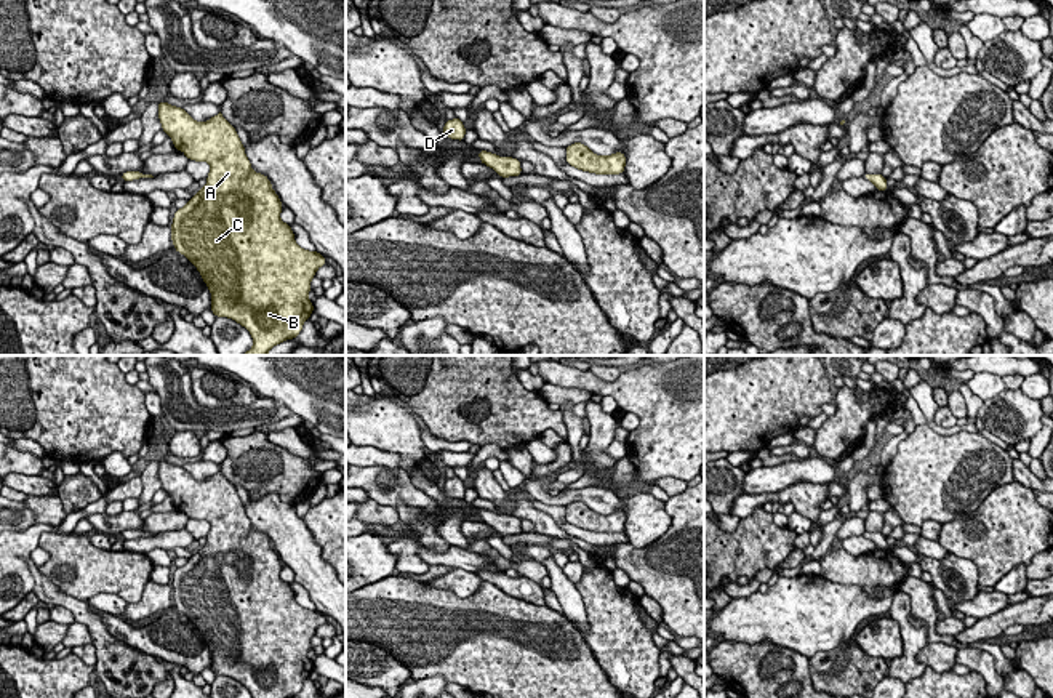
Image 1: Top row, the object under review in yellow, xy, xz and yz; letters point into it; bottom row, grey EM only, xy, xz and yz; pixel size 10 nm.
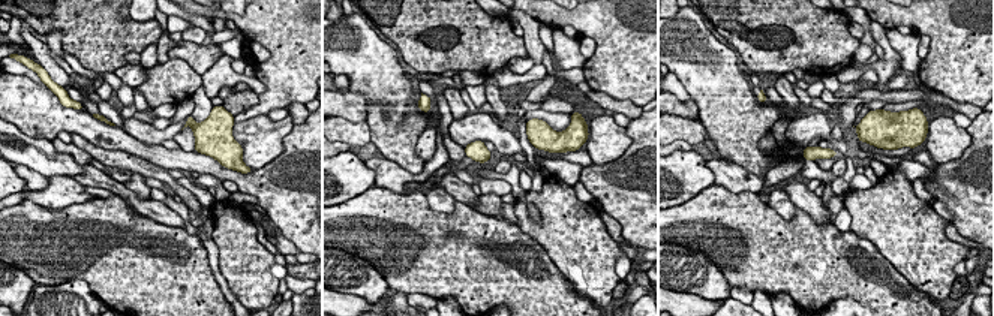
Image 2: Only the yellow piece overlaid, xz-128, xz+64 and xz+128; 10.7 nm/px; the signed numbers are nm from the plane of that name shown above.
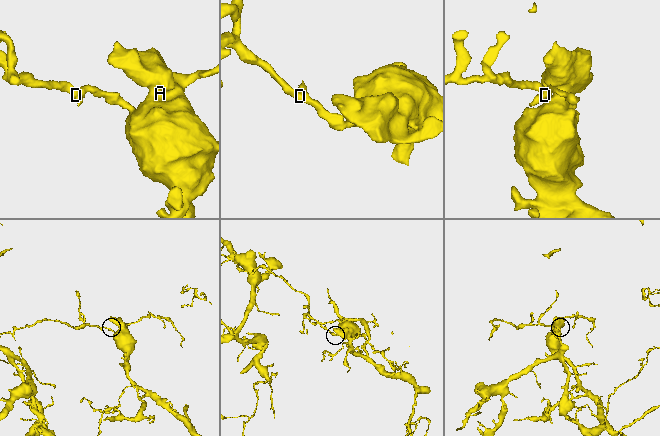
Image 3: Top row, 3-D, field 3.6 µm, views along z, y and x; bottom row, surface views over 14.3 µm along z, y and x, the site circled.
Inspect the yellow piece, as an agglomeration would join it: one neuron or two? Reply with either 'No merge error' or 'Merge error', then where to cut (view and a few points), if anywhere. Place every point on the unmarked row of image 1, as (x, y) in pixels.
No merge error. No split

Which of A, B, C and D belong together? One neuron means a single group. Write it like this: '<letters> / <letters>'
A B C D

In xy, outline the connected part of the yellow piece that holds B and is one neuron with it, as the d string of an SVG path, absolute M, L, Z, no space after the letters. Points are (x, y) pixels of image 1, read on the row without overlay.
M160 459L158 479L176 509L210 522L206 543L174 572L171 599L206 642L211 671L235 679L253 698L294 698L314 671L307 653L317 628L326 623L325 615L296 602L291 584L280 578L283 564L269 536L251 527L235 485L221 471L200 482L182 466Z

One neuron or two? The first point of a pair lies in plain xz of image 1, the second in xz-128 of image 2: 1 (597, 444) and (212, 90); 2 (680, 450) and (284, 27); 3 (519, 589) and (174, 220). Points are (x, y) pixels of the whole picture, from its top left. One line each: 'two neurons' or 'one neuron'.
1: one neuron
2: one neuron
3: one neuron

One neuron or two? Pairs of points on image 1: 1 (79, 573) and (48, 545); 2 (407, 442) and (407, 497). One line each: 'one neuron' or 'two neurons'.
1: one neuron
2: two neurons

